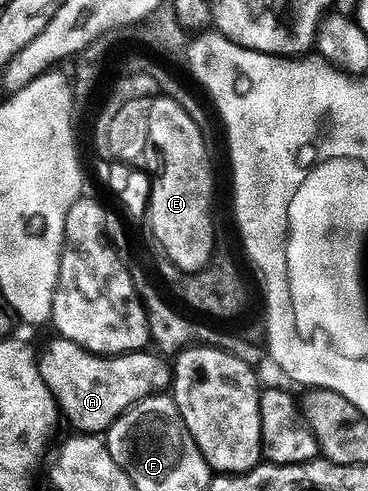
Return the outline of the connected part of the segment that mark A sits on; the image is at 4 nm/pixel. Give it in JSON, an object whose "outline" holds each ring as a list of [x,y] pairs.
{"outline":[[[55,338],[44,349],[39,349],[38,363],[40,373],[56,399],[56,407],[73,424],[75,431],[80,434],[104,434],[108,427],[123,414],[127,408],[133,408],[142,398],[163,393],[172,383],[172,370],[163,355],[152,350],[138,352],[121,352],[119,354],[101,354],[88,352],[72,340]]]}

